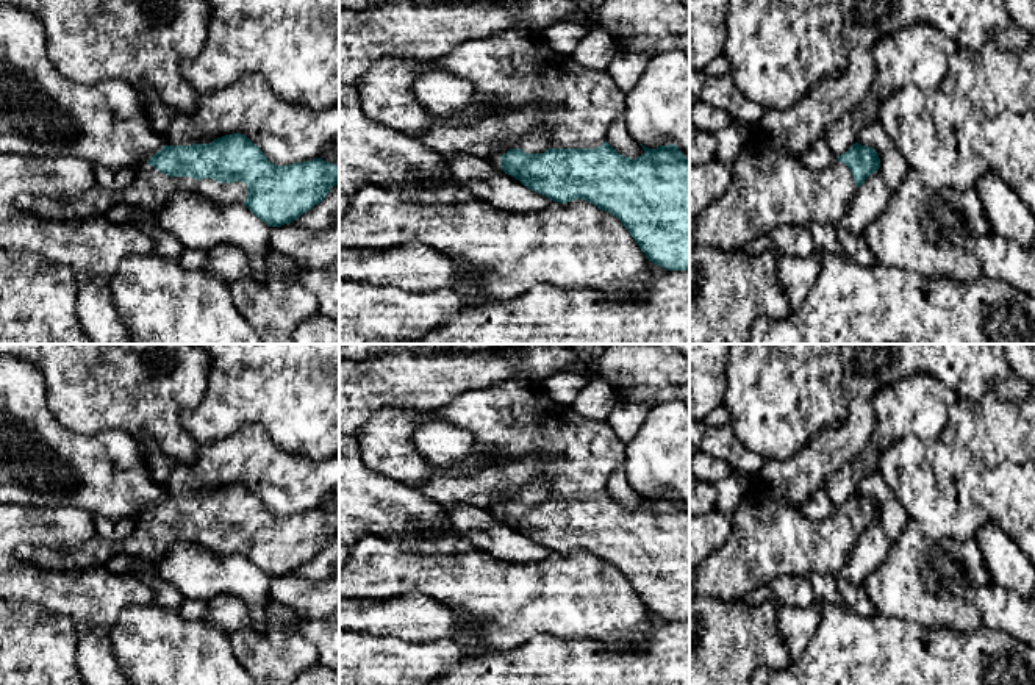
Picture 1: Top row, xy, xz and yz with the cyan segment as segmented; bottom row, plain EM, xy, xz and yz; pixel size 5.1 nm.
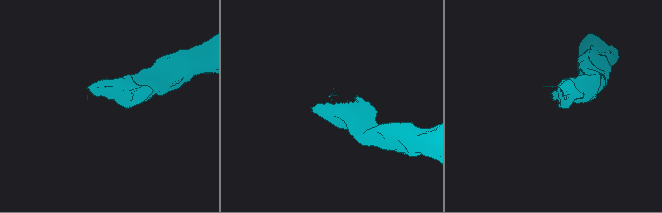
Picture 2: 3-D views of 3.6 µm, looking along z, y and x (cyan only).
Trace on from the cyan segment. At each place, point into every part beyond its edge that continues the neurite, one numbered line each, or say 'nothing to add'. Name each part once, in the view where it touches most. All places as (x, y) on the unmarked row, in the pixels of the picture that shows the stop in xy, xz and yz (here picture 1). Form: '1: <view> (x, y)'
1: xy (150, 540)

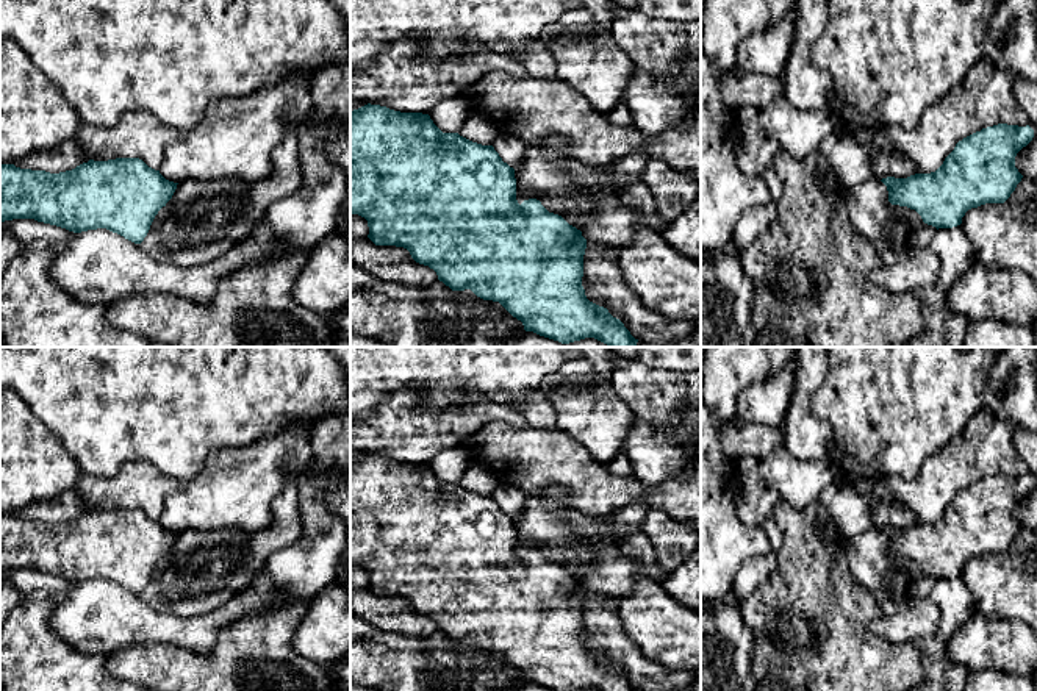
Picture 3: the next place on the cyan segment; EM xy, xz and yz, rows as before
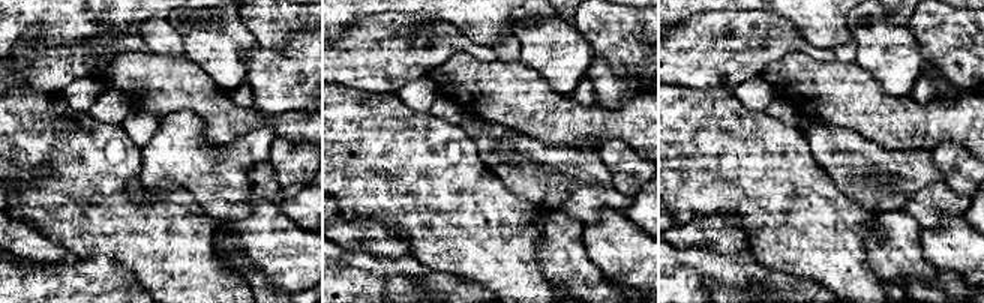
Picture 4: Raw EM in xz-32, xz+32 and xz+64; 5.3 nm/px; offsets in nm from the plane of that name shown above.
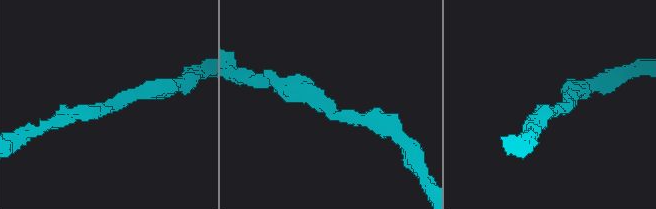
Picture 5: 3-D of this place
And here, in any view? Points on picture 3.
nothing to add

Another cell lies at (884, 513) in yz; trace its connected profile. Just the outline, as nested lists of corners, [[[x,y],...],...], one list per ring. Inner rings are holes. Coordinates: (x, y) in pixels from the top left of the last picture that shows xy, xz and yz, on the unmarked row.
[[[856,477],[848,480],[852,488],[868,502],[874,530],[887,527],[907,528],[917,524],[915,516],[896,499],[881,499],[873,488],[874,477]]]

